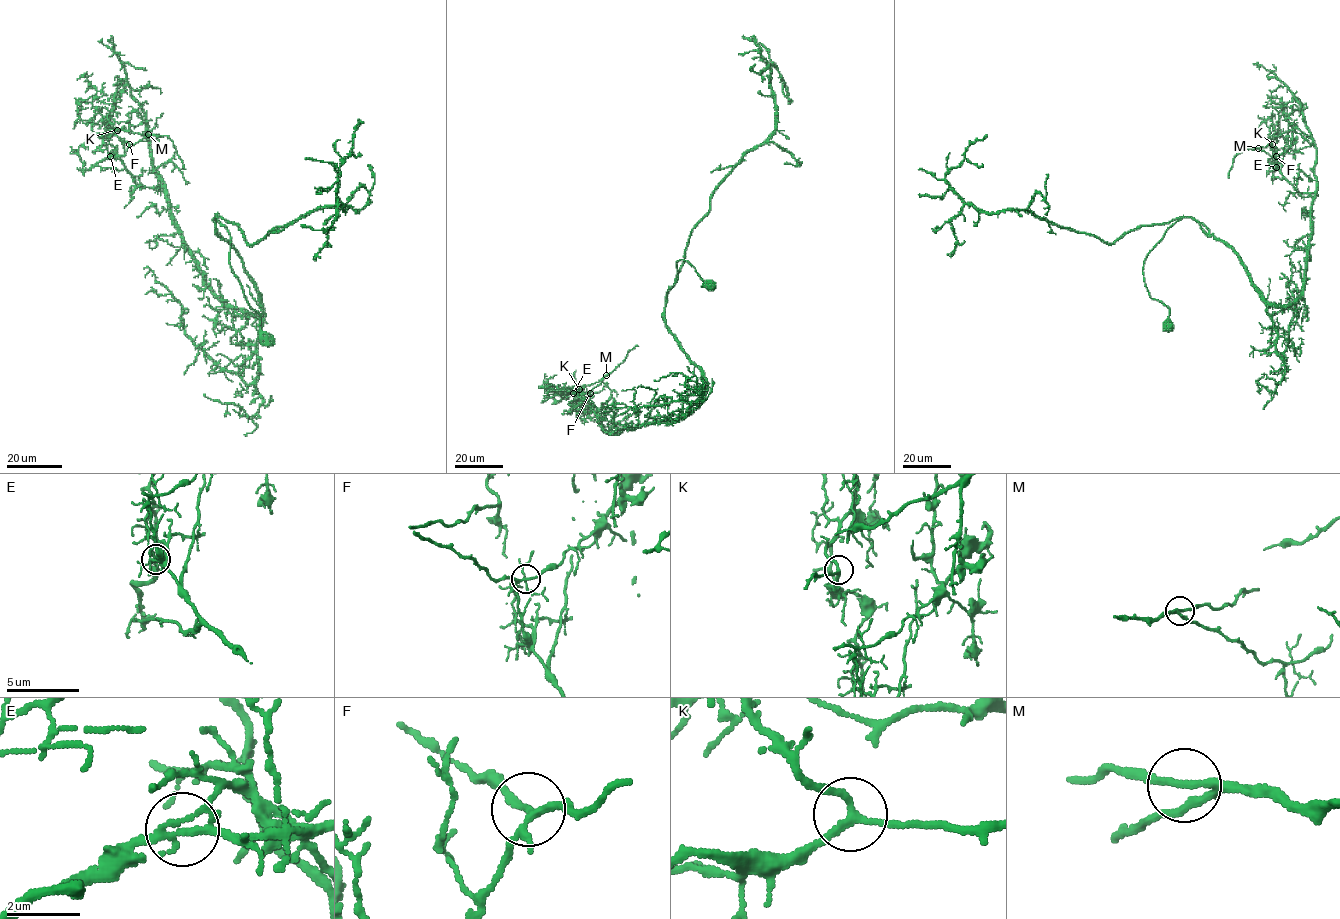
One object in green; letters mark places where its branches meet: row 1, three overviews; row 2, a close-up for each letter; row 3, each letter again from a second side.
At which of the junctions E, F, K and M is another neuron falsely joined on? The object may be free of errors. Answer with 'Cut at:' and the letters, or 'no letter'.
Cut at: E

